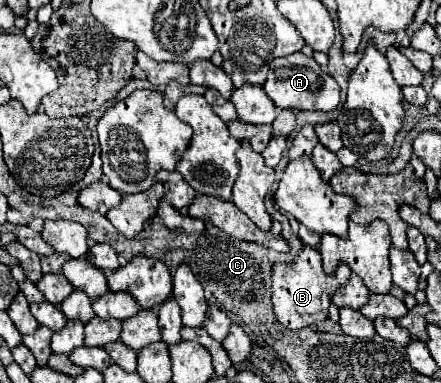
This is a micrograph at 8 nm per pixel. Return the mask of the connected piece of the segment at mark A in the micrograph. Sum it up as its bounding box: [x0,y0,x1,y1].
[262,53,340,113]

